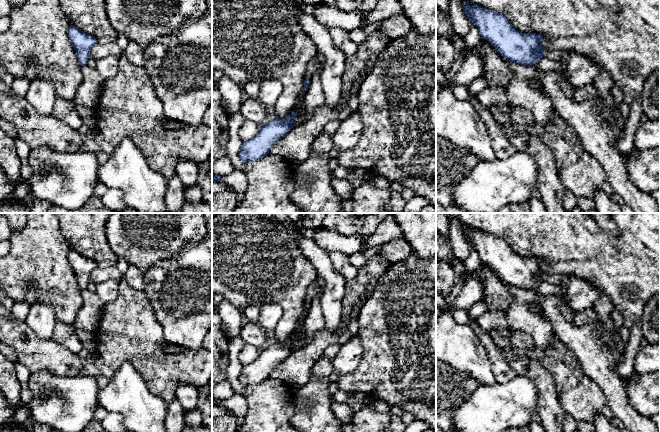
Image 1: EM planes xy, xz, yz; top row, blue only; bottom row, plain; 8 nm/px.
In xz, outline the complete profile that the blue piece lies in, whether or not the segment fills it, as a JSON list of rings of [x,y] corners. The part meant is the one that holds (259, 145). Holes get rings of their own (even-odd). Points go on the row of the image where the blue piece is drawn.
[[[292,112],[284,120],[279,118],[271,120],[251,139],[242,142],[239,157],[243,163],[258,160],[267,155],[273,144],[293,128],[293,119],[296,115],[296,112]]]

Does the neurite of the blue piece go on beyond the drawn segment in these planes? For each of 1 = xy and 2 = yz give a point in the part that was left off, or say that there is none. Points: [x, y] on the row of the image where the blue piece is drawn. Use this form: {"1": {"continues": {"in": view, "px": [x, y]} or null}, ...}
{"1": {"continues": null}, "2": {"continues": null}}

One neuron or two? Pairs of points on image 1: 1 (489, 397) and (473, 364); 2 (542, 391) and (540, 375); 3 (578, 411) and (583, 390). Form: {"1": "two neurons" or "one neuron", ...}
{"1": "two neurons", "2": "one neuron", "3": "one neuron"}

